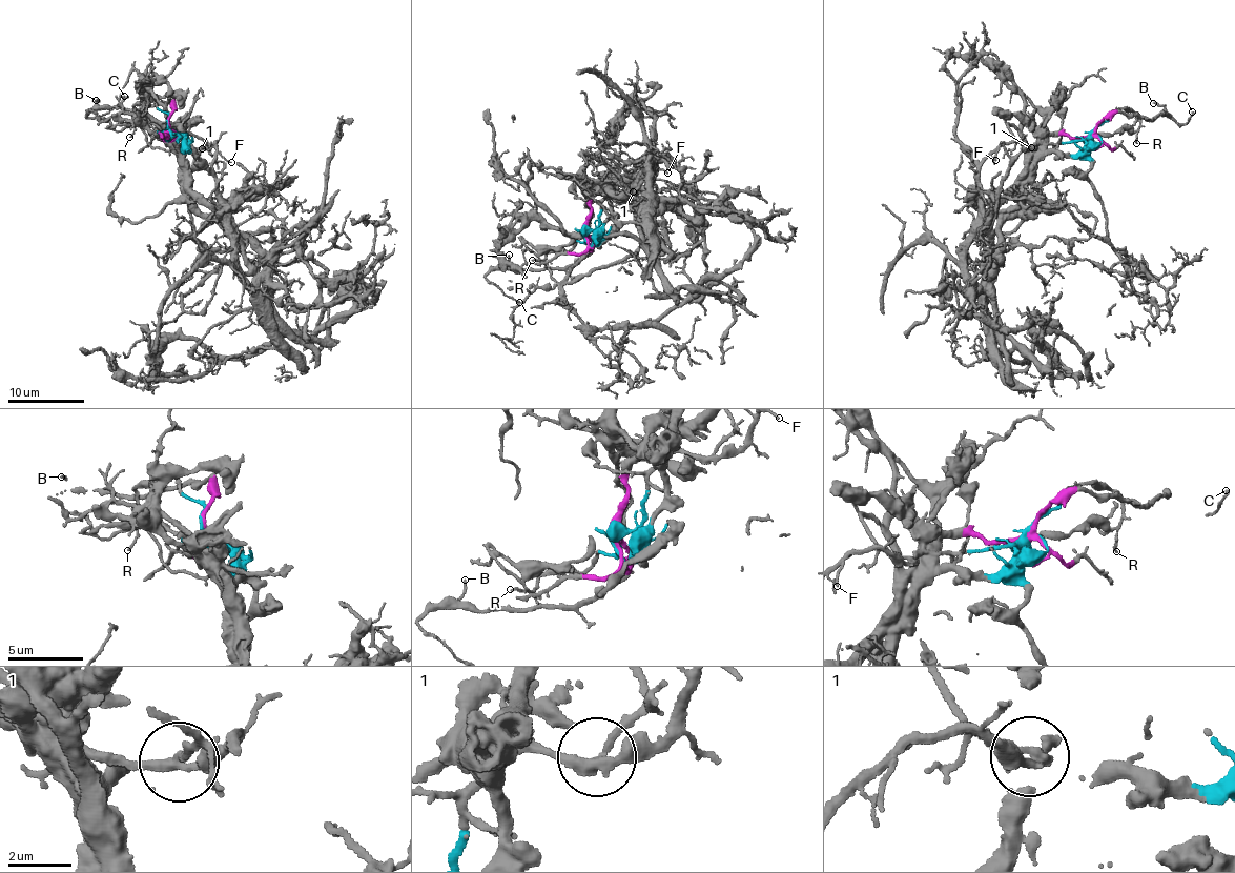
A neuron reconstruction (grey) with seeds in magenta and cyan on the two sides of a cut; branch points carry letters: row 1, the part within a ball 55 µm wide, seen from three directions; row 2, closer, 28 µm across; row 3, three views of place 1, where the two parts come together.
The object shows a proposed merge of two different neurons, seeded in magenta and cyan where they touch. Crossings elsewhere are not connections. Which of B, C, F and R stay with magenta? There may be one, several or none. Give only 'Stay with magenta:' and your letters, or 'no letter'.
Stay with magenta: B, C

